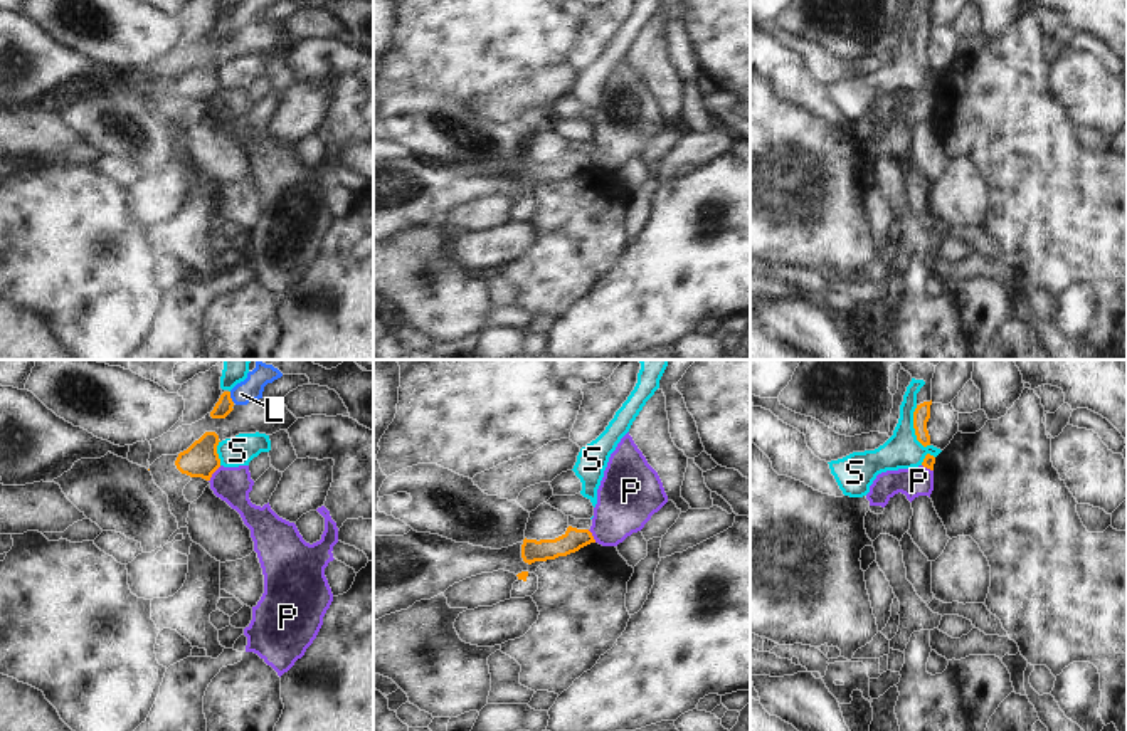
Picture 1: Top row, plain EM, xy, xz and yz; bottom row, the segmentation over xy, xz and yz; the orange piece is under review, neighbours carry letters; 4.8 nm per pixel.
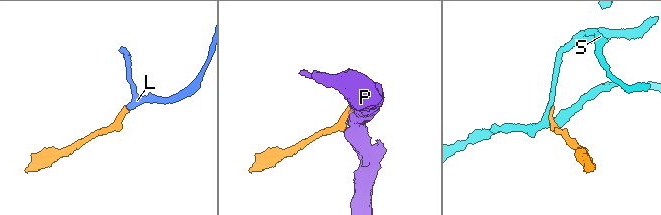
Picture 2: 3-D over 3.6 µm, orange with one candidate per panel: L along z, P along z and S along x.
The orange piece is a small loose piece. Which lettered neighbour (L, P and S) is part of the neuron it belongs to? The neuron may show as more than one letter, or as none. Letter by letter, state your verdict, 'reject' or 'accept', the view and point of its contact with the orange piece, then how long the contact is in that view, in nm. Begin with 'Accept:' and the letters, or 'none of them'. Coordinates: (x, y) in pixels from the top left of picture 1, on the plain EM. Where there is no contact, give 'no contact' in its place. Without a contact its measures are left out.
Accept: L
L: accept | xy (229, 21) | 60 nm
P: reject | xy (212, 96) | 100 nm
S: reject | yz (914, 51) | 220 nm

